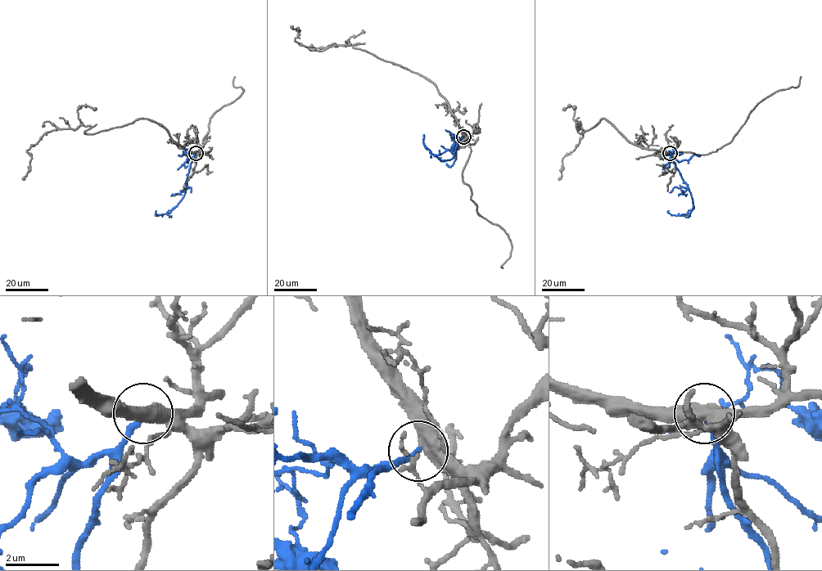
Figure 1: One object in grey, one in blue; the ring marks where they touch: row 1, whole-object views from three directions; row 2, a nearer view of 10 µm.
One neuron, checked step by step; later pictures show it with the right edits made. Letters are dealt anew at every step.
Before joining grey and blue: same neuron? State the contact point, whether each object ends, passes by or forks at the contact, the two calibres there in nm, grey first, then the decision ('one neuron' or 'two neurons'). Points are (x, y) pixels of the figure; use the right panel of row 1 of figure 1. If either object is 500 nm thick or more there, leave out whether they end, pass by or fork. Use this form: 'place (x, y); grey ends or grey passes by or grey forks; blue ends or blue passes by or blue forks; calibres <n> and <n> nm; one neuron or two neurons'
place (670, 153); grey passes by; blue ends; calibres 480 and 200 nm; one neuron

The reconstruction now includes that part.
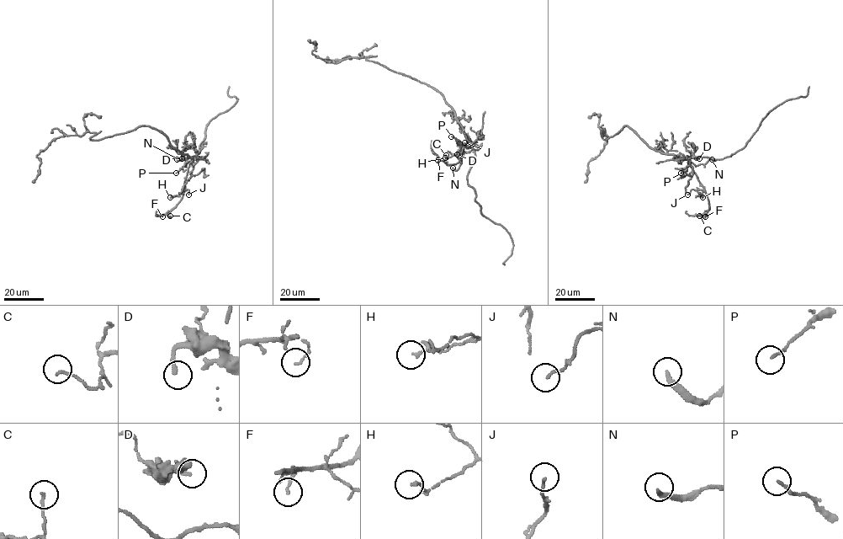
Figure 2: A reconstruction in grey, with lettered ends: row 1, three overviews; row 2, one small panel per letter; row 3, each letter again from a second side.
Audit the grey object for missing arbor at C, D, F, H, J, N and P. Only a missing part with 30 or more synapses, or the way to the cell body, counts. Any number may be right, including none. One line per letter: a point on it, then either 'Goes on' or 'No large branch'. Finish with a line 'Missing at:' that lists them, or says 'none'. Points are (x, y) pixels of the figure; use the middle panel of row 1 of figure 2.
C: Place: (446, 155). No large branch
D: Place: (457, 154). No large branch
F: Place: (437, 160). No large branch
H: Place: (445, 157). No large branch
J: Place: (464, 142). No large branch
N: Place: (453, 168). No large branch
P: Place: (451, 136). No large branch
Missing at: none

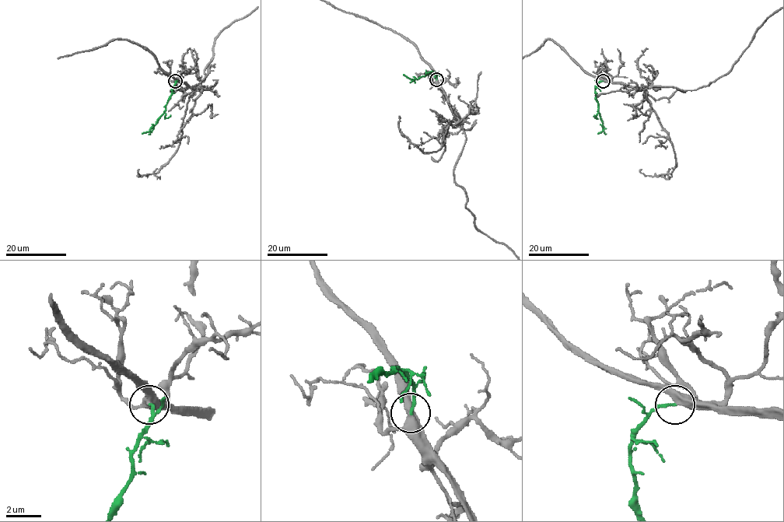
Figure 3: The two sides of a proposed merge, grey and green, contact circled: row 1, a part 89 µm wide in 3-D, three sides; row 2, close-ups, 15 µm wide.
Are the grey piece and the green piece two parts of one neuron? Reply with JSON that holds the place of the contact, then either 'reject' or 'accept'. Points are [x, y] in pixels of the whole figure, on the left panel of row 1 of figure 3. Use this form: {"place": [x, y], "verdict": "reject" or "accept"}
{"place": [175, 81], "verdict": "accept"}

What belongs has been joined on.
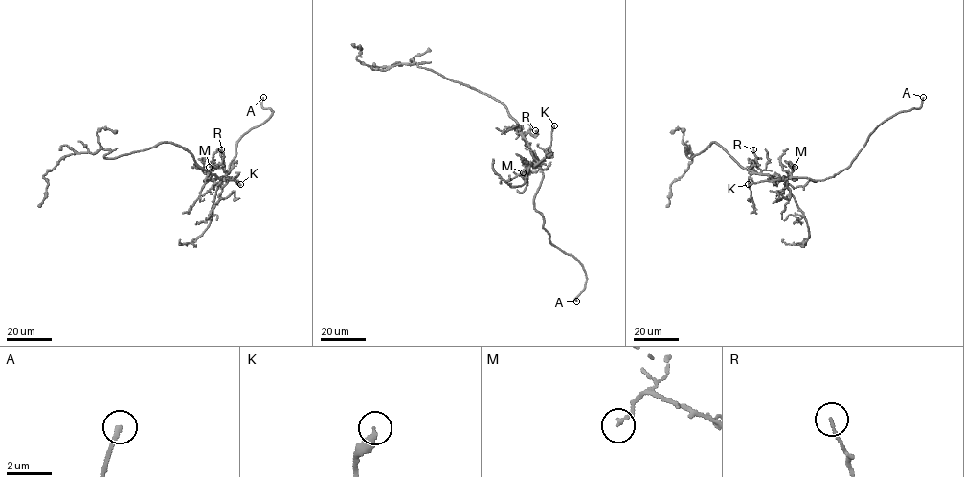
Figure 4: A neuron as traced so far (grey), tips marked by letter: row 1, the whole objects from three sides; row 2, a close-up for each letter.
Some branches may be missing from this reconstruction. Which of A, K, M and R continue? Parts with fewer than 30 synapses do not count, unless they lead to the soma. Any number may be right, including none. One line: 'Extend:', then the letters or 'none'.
Extend: A

